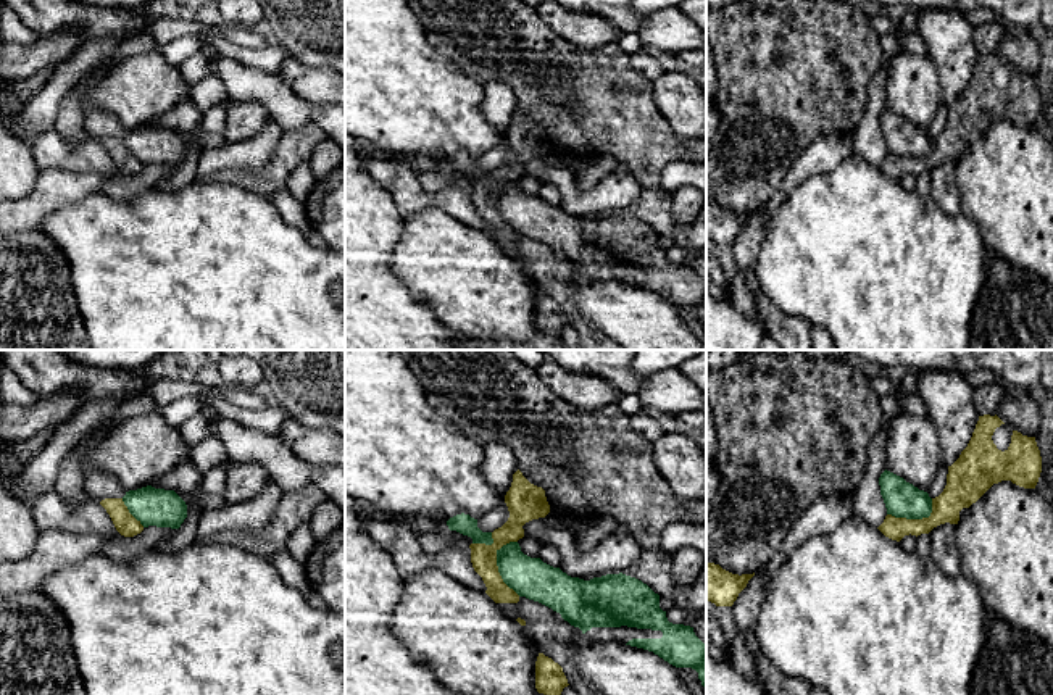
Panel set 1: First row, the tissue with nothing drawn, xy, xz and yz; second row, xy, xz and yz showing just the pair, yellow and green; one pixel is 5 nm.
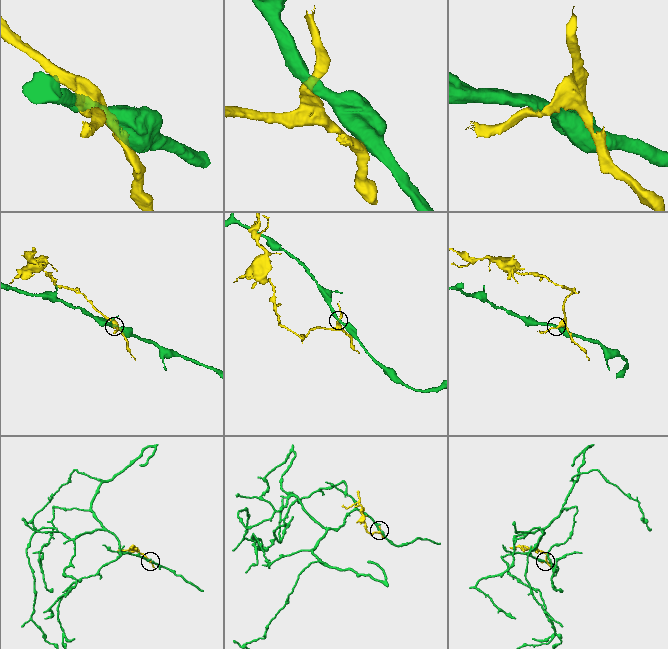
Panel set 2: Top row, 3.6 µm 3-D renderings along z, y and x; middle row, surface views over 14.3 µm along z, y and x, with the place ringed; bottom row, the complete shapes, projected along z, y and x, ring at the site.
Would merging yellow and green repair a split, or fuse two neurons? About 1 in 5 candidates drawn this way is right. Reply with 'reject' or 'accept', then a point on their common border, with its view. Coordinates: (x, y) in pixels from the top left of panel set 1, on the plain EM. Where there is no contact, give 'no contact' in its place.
reject; contact xz (497, 207)

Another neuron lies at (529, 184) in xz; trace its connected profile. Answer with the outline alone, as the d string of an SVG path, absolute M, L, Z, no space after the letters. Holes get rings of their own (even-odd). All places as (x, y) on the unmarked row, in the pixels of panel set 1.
M524 174L522 177L518 179L521 190L531 197L539 197L539 192L542 189L543 181L535 177L535 176L529 176Z

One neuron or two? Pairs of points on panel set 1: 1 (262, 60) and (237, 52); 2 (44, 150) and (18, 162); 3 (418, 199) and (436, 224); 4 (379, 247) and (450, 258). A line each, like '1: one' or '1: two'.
1: one
2: two
3: two
4: two

